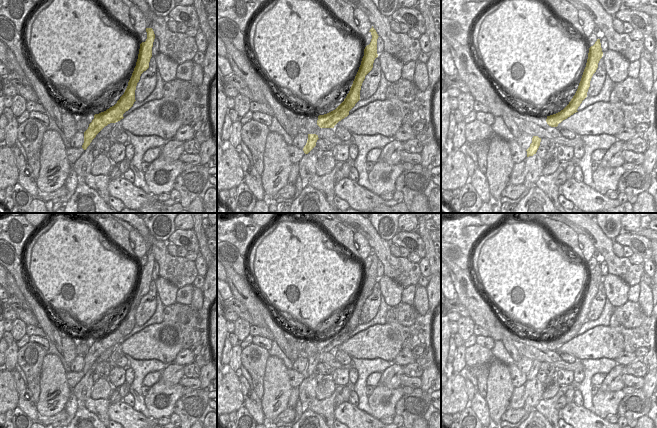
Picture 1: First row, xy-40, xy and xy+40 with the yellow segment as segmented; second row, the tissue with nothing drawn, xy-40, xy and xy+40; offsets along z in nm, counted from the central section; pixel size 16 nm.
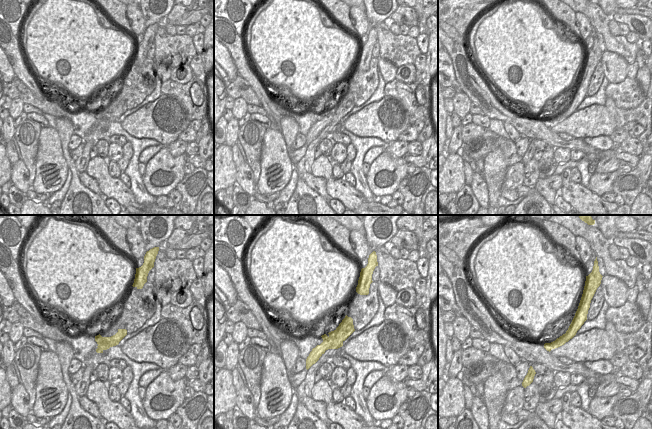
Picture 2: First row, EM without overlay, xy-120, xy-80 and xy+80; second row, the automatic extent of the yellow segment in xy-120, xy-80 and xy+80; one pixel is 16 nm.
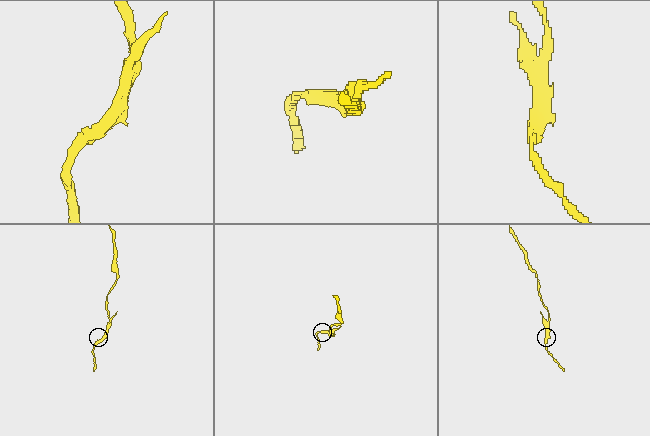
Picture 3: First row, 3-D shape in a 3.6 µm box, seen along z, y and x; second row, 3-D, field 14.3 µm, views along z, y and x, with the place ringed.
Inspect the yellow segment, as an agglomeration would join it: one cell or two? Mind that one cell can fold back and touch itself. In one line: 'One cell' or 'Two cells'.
Two cells.

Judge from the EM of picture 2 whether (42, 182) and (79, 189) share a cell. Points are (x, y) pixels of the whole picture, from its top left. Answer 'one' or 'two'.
two

